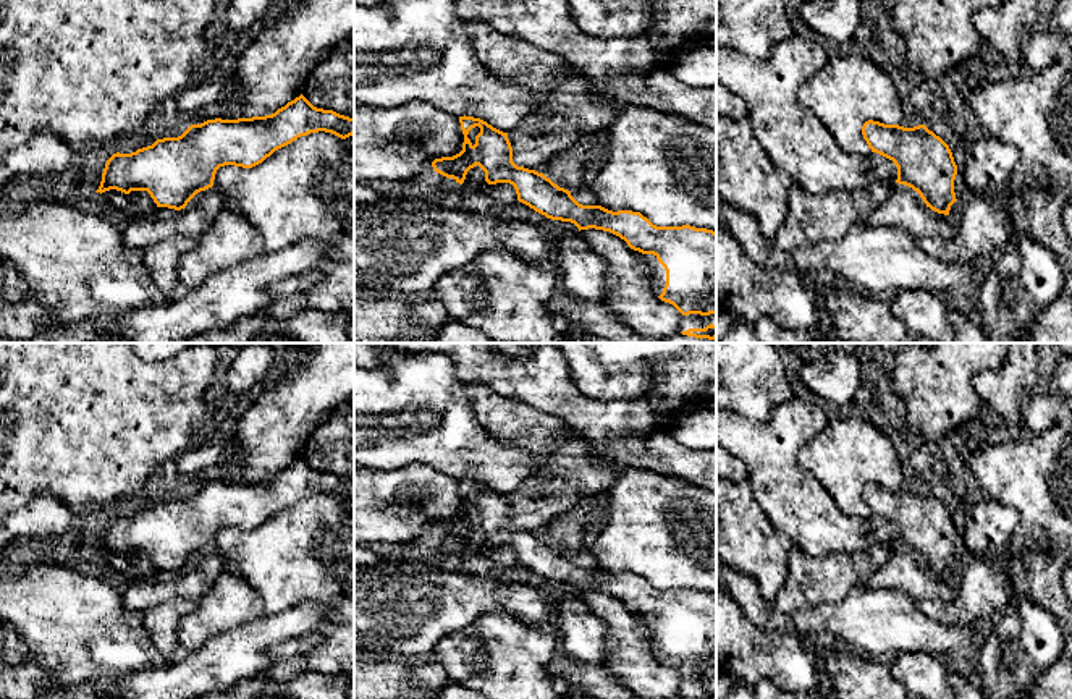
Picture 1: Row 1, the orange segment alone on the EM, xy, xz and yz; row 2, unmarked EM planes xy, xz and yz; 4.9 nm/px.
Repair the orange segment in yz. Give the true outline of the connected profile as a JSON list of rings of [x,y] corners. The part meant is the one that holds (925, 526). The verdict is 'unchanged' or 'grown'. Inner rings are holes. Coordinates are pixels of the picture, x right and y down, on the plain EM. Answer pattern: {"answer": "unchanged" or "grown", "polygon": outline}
{"answer": "unchanged", "polygon": [[[873,482],[863,485],[862,497],[872,515],[894,524],[896,545],[917,553],[931,573],[949,578],[951,568],[957,563],[957,527],[939,498],[925,487],[904,490]]]}

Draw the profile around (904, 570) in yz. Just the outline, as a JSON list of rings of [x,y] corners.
[[[896,545],[891,558],[868,578],[868,587],[899,589],[914,600],[943,600],[951,604],[957,594],[952,578],[931,573],[920,557]]]

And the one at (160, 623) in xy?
[[[176,597],[144,612],[146,633],[165,659],[175,660],[183,654],[176,629],[181,620],[196,608],[197,600]]]

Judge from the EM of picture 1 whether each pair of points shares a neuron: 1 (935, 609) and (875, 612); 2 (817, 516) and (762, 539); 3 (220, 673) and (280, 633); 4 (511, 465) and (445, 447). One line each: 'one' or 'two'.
1: two
2: two
3: one
4: one

